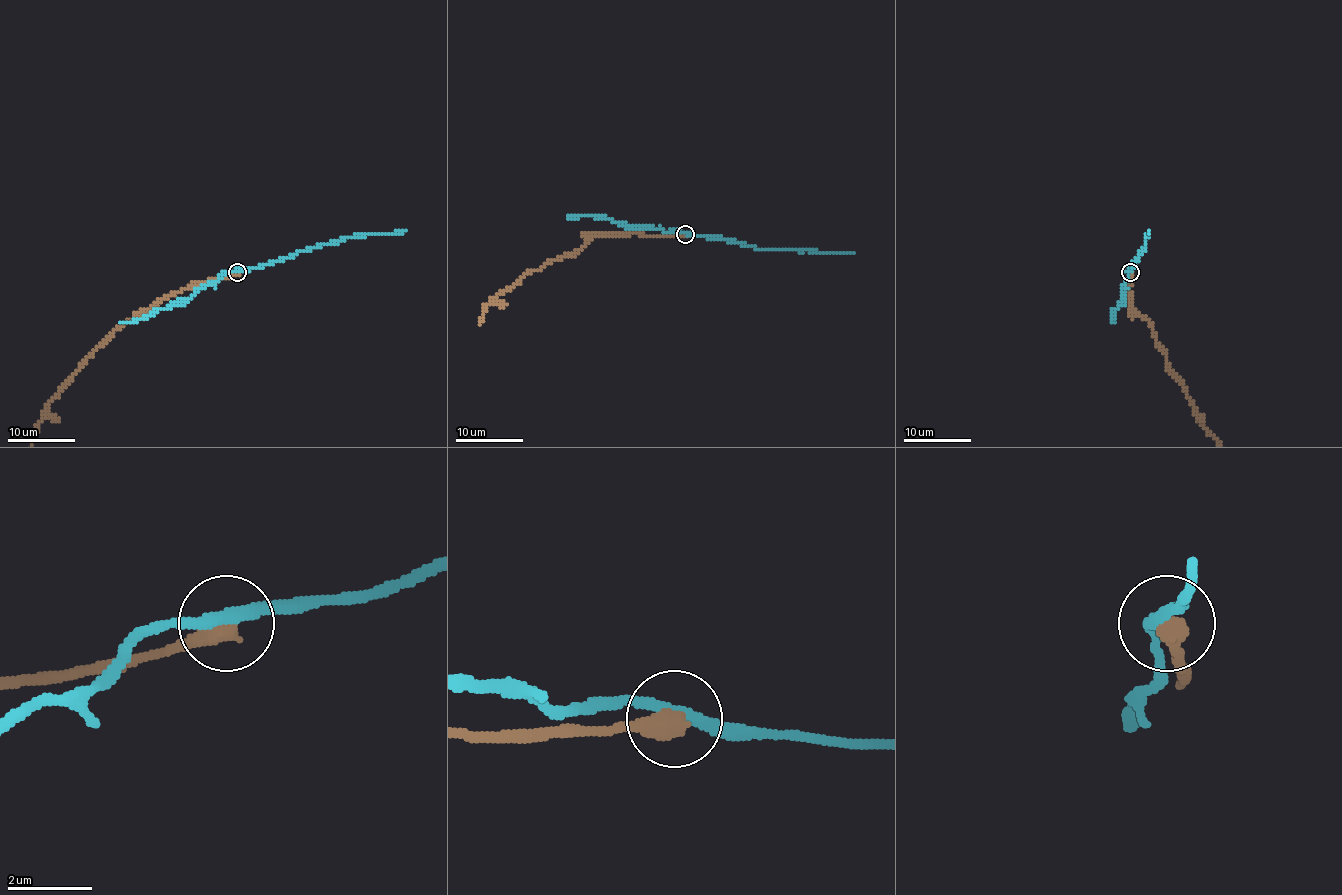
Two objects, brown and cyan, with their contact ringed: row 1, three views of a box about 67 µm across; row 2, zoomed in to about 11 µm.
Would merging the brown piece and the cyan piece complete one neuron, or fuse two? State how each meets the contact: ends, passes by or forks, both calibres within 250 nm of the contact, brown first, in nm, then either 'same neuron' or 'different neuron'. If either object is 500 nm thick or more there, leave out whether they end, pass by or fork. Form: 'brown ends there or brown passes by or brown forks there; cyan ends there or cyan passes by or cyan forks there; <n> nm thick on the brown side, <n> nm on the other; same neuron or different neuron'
550 nm thick on the brown side, 280 nm on the other; different neuron

